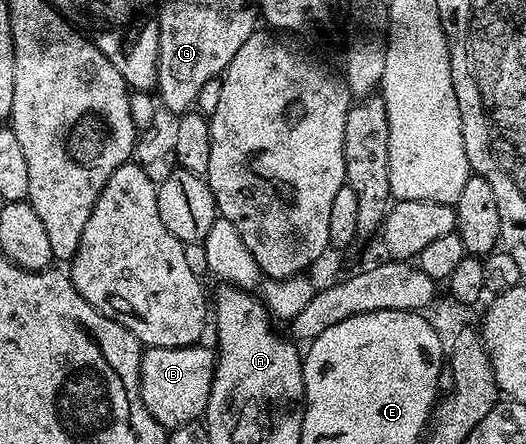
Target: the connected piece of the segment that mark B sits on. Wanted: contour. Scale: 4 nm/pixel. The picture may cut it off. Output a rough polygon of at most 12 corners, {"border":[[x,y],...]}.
{"border":[[149,346],[139,391],[157,424],[204,417],[216,351]]}

